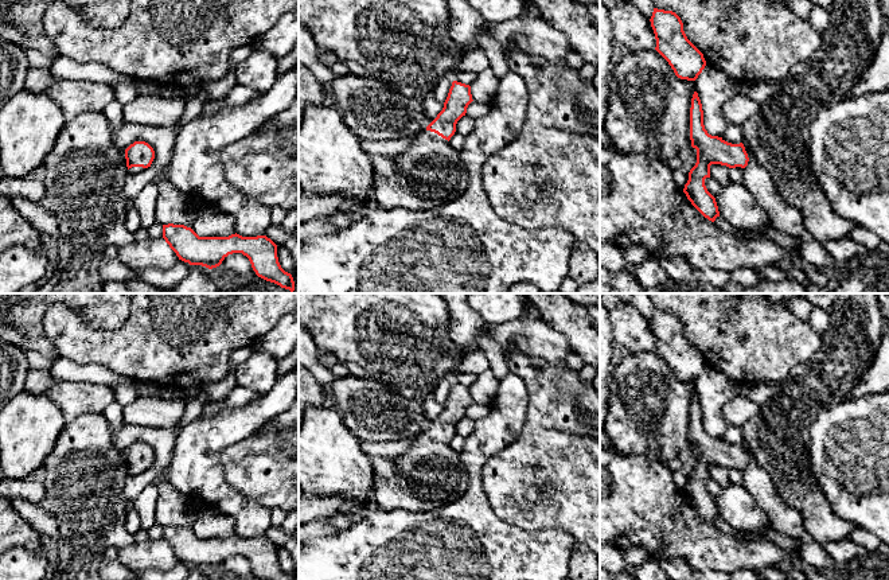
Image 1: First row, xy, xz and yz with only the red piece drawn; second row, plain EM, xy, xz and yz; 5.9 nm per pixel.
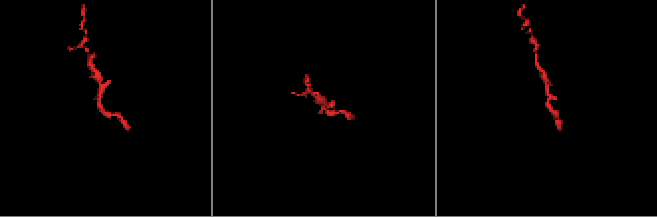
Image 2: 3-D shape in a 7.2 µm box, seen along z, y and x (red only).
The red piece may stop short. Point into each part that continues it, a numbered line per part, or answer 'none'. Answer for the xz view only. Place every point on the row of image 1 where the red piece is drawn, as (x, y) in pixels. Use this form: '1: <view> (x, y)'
1: xz (431, 172)

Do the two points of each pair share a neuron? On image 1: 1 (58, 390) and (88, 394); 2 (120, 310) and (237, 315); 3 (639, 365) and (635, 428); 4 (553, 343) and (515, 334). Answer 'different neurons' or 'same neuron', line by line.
1: same neuron
2: different neurons
3: same neuron
4: same neuron

